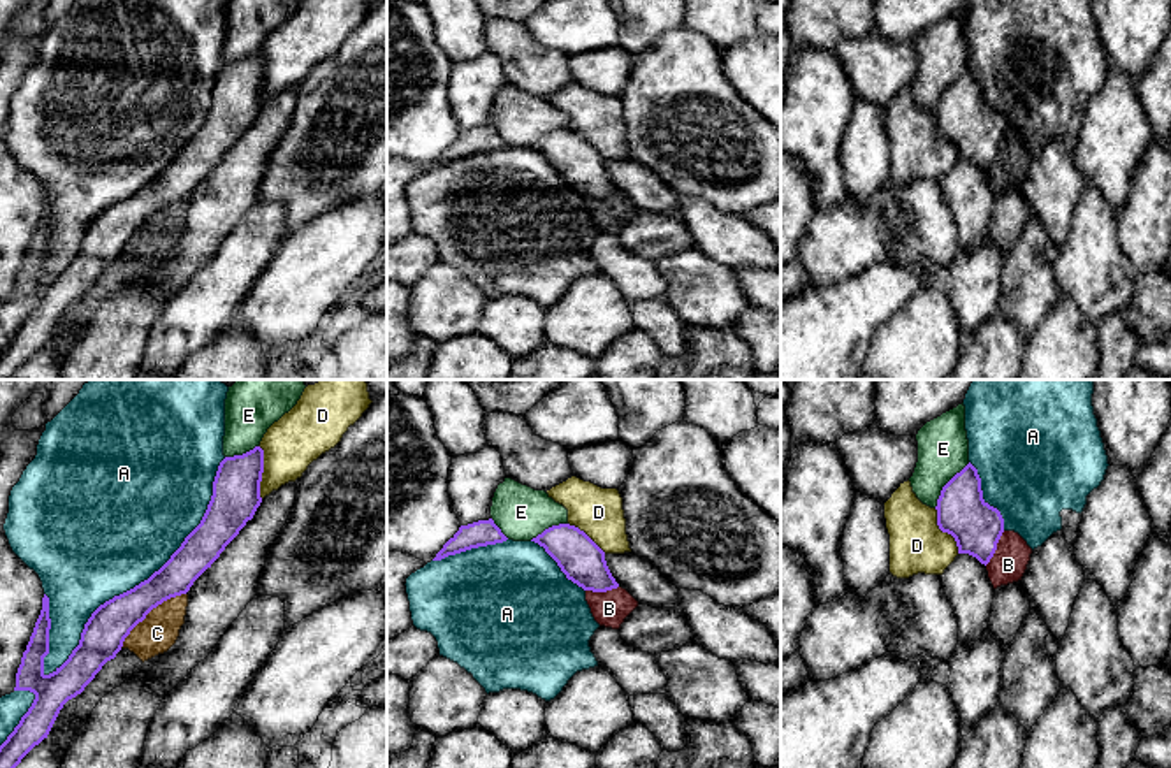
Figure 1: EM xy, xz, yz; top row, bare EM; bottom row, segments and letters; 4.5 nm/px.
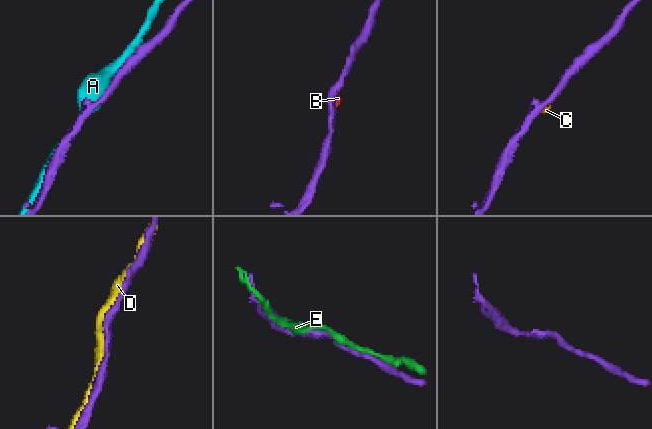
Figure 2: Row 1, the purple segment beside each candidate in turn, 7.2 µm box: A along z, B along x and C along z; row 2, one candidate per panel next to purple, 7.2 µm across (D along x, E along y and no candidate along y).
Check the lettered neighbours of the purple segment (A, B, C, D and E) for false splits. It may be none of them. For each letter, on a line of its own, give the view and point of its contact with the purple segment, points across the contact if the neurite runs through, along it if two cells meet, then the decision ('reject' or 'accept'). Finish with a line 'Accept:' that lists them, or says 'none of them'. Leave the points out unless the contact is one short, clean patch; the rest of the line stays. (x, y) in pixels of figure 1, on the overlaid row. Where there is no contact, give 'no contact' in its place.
A: meets purple in xy at (148, 579); reject
B: meets purple in yz at (996, 549); reject
C: meets purple in xy at (150, 610); border along xy (185, 593), (159, 603), (120, 647); reject
D: meets purple in xy at (262, 471); reject
E: meets purple in yz at (946, 484); reject
Accept: none of them

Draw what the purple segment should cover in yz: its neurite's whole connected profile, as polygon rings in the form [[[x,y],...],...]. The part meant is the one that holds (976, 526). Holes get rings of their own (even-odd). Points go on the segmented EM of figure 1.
[[[971,462],[942,487],[935,510],[939,529],[955,538],[958,554],[986,566],[1004,533],[1004,518],[983,499],[981,478]]]

